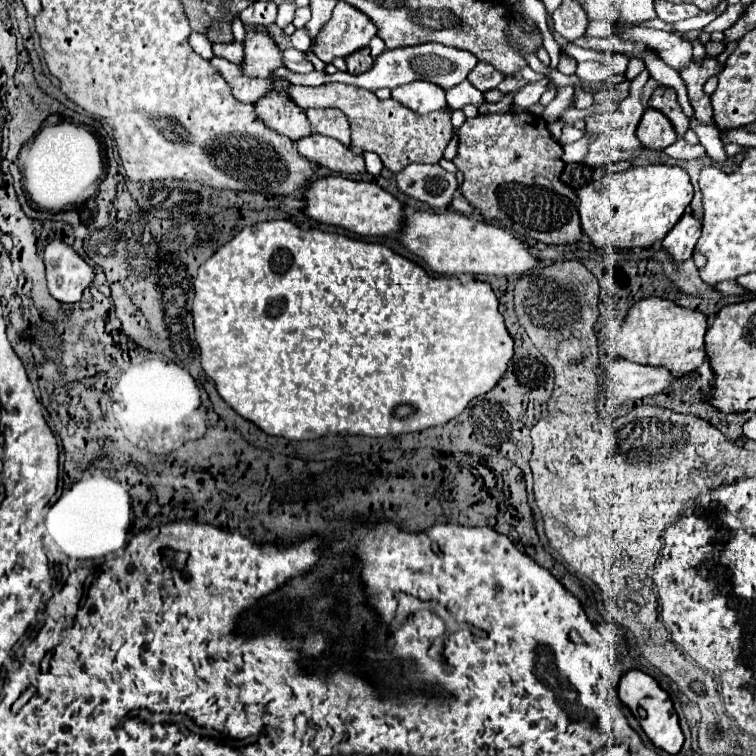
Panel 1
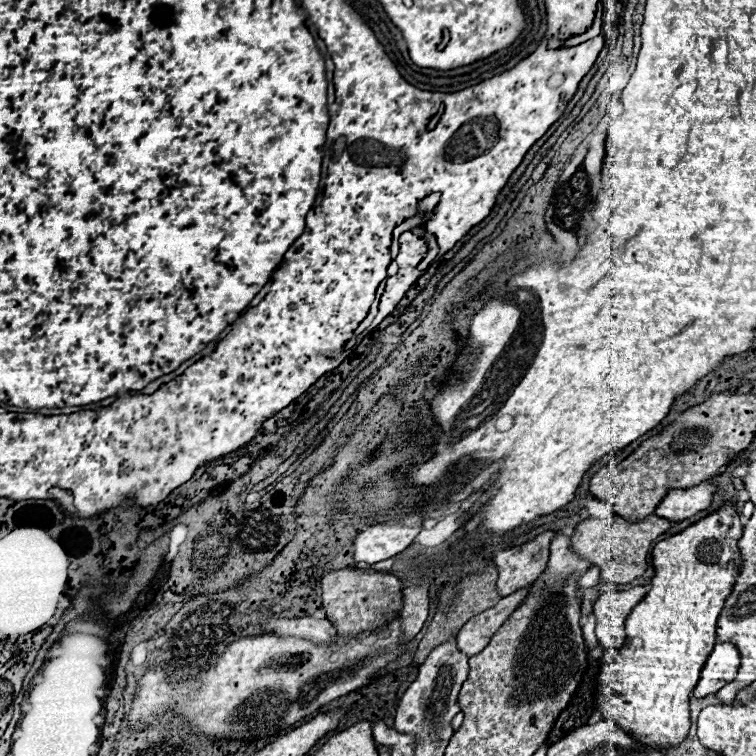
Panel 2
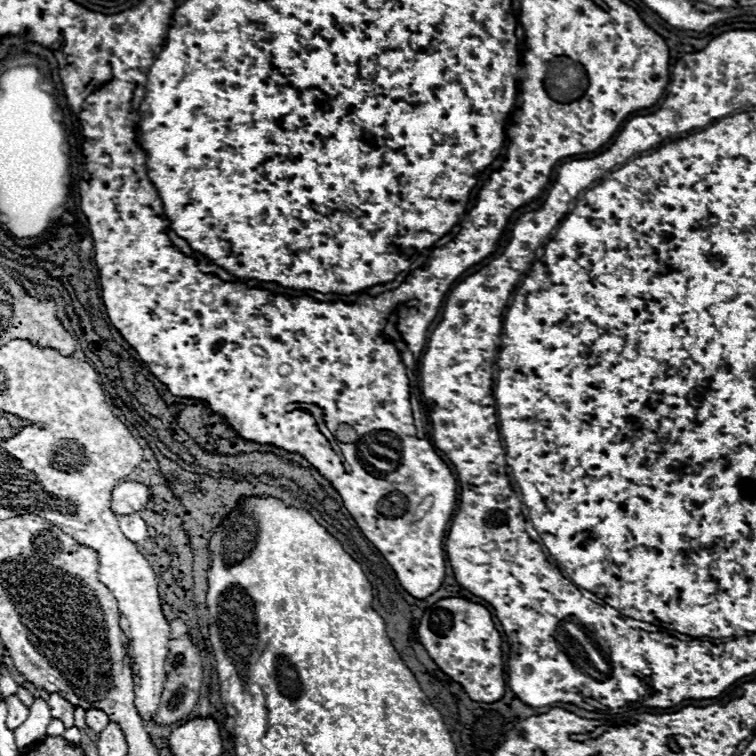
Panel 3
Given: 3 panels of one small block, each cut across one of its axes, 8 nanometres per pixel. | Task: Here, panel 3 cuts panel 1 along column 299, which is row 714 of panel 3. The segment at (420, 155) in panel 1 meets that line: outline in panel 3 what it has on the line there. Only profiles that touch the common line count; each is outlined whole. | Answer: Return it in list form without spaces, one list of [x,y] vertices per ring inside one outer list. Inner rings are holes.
[[[86,710],[86,724],[90,730],[94,730],[98,734],[108,726],[108,716],[100,710]]]

